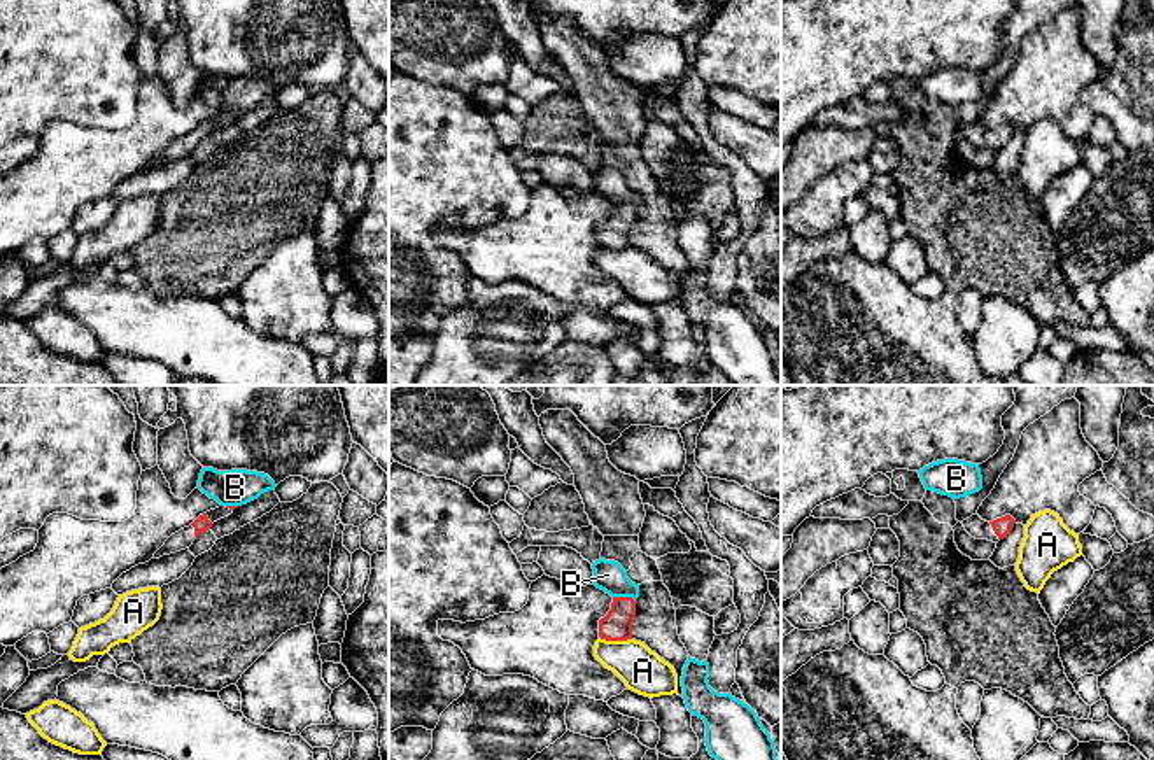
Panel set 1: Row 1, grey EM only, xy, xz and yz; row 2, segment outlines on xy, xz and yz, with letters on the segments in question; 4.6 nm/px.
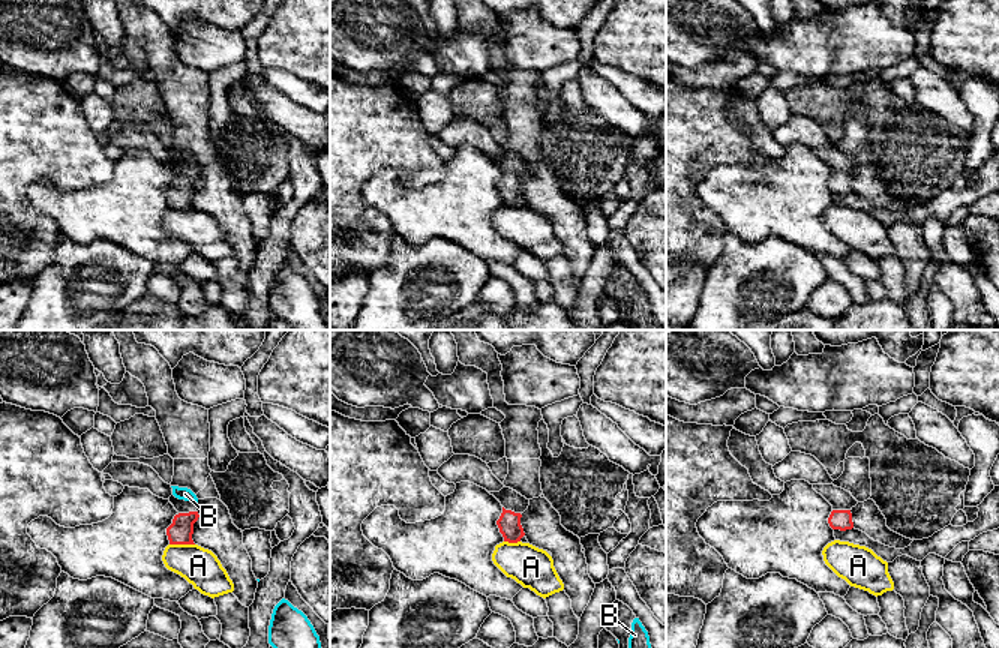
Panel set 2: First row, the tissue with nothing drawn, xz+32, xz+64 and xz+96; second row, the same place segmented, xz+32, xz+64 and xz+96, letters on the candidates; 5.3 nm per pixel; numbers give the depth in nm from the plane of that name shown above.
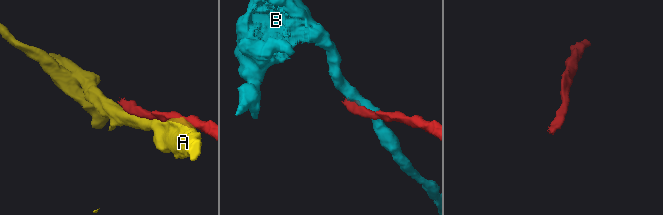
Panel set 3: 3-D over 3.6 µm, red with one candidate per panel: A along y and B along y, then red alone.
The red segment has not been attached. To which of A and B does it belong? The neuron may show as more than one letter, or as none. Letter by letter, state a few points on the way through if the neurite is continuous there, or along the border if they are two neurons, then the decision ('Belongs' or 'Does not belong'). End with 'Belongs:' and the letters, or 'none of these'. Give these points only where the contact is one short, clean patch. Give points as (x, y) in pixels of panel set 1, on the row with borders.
A: Does not belong
B: Boundary: xz (613, 596), (629, 596), (634, 601). Does not belong
Belongs: none of these

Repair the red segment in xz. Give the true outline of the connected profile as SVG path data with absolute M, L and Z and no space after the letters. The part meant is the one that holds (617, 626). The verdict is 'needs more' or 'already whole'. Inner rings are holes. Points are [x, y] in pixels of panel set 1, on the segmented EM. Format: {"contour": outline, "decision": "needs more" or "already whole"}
{"contour": "M613 597L611 609L599 620L599 637L606 641L632 639L636 601L632 597Z", "decision": "already whole"}

